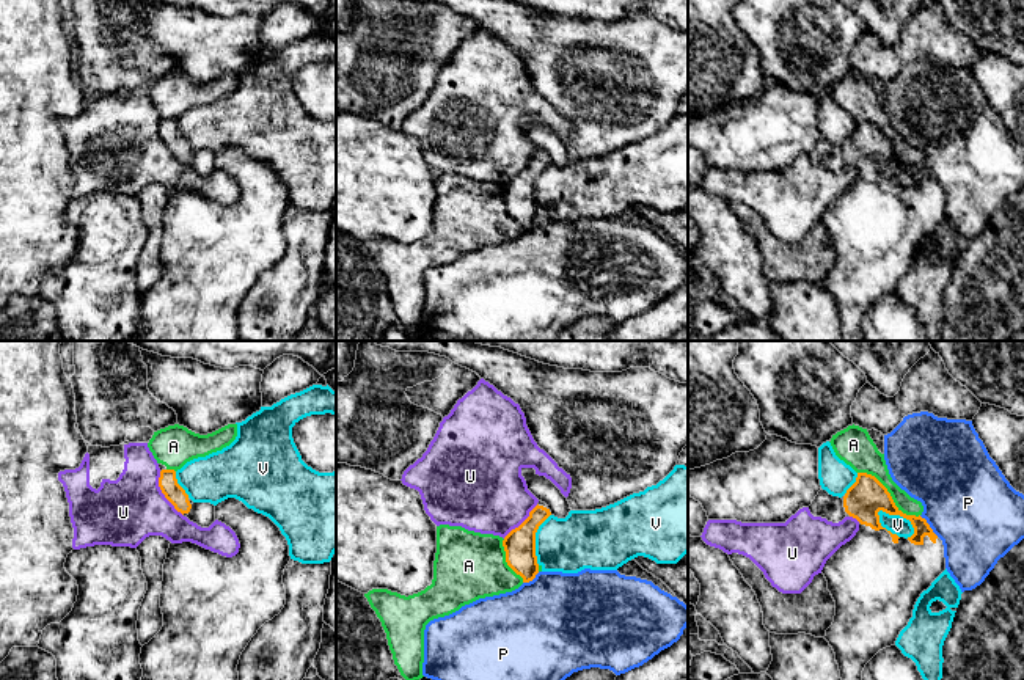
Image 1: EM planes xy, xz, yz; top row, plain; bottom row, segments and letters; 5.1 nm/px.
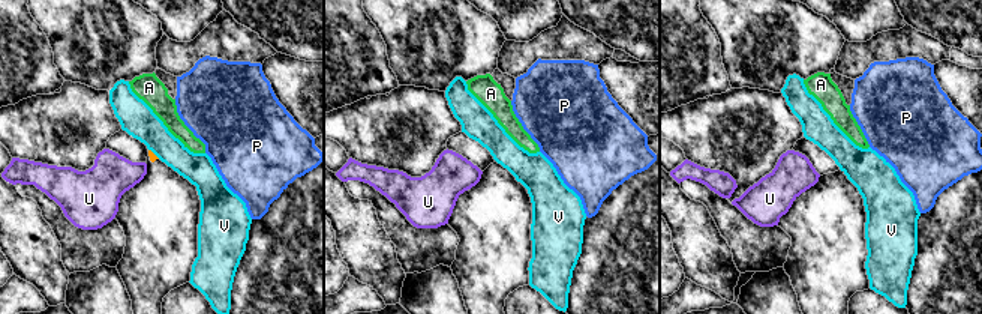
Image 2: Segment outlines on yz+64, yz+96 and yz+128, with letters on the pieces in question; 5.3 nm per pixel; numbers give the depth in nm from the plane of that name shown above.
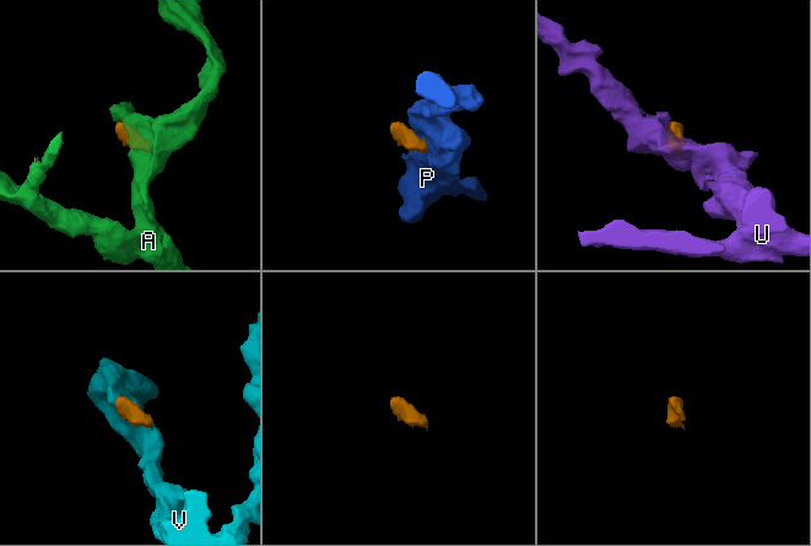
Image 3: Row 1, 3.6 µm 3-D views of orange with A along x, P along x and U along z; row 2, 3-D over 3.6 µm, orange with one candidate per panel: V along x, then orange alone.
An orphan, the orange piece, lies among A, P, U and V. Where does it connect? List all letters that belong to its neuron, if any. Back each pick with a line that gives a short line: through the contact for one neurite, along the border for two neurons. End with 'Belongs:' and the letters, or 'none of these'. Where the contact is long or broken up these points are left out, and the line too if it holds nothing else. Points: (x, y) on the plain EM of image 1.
Belongs: none of these

